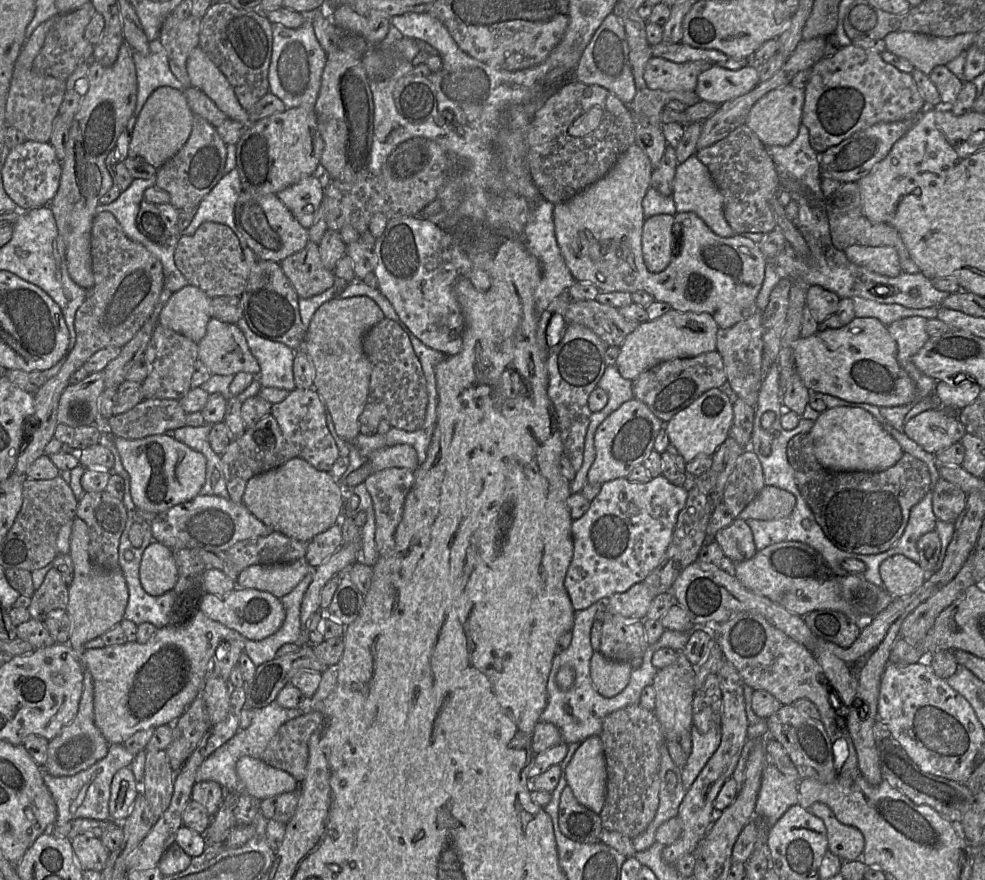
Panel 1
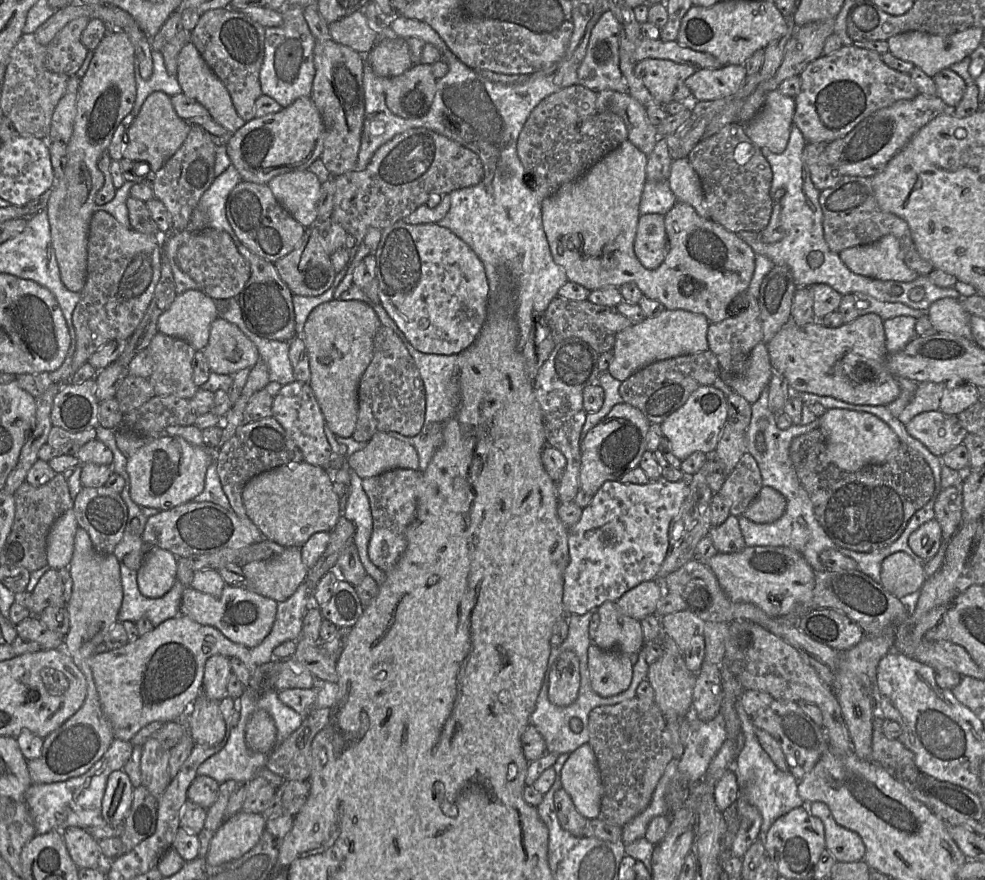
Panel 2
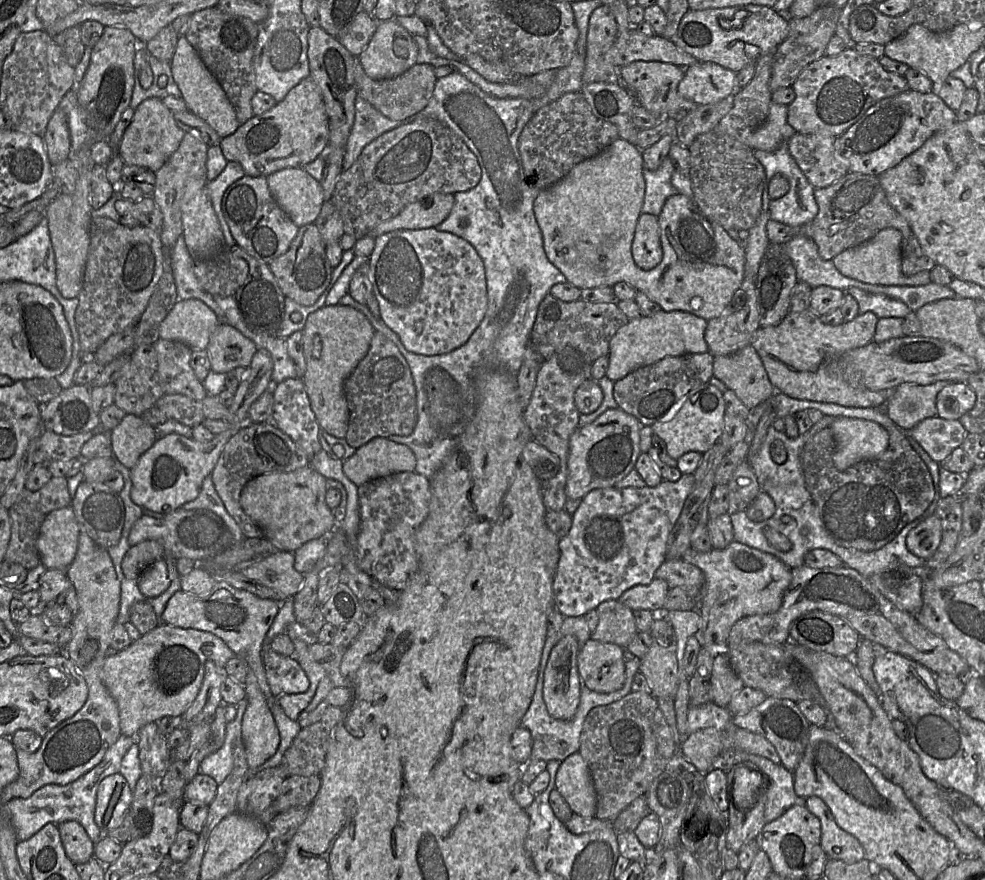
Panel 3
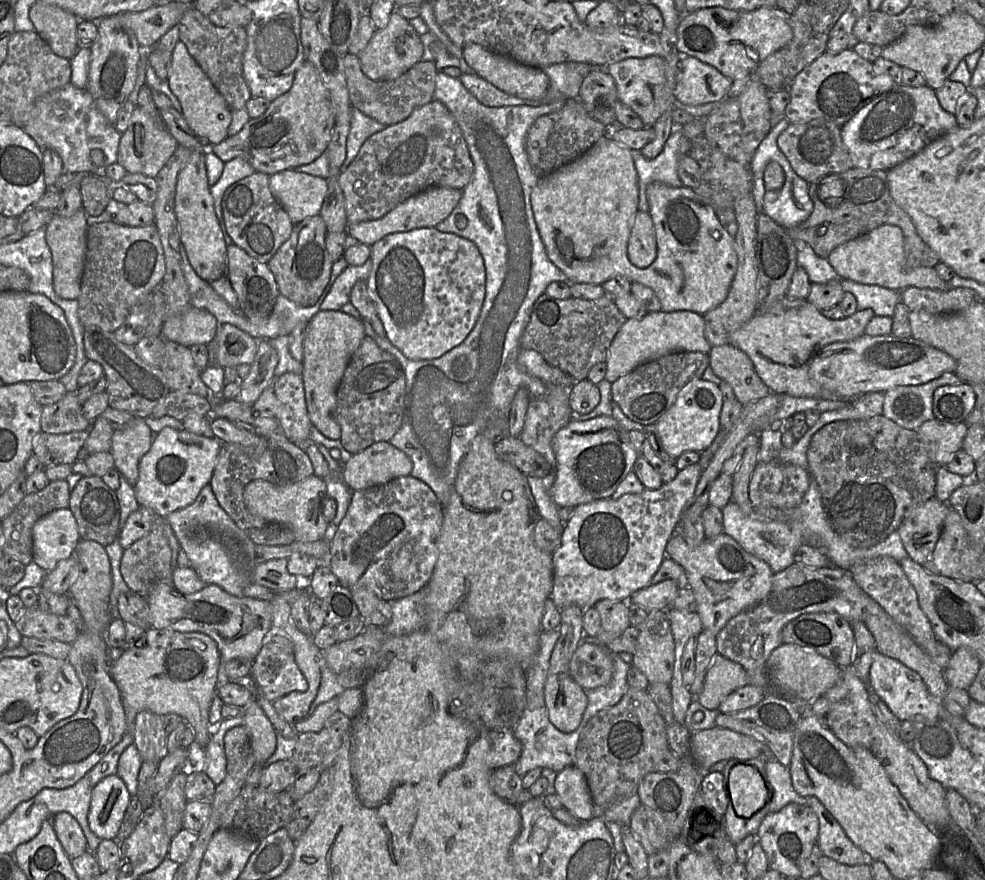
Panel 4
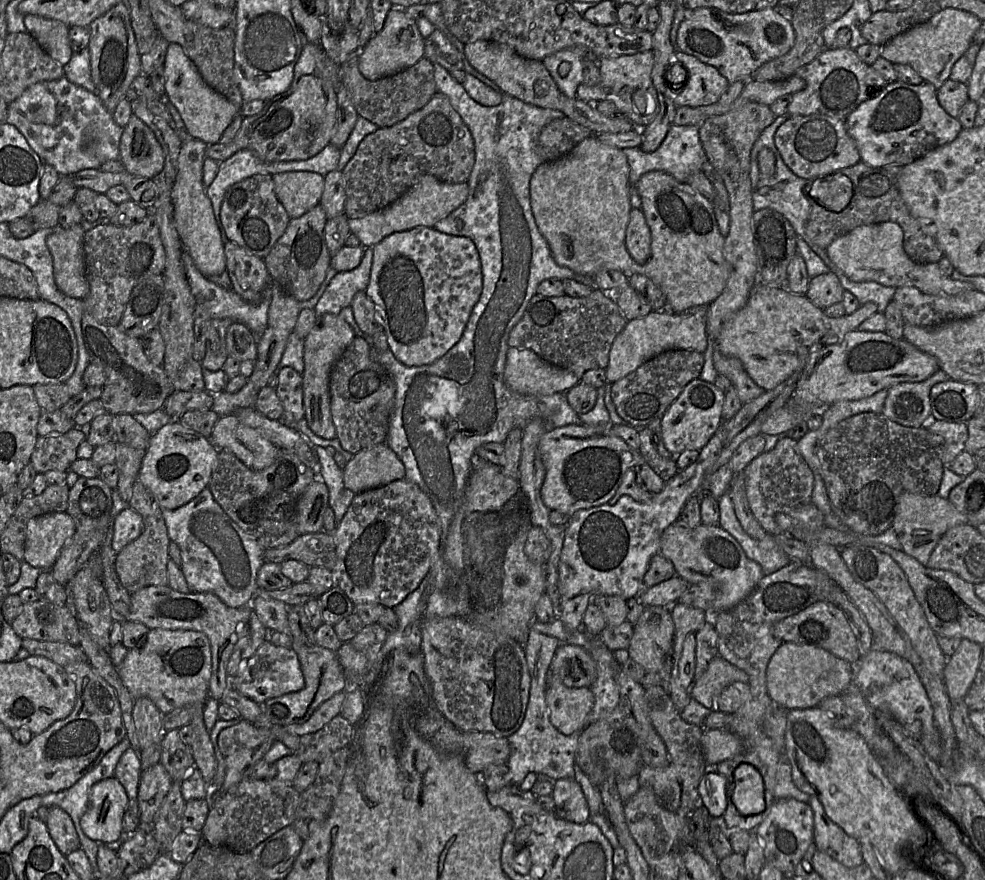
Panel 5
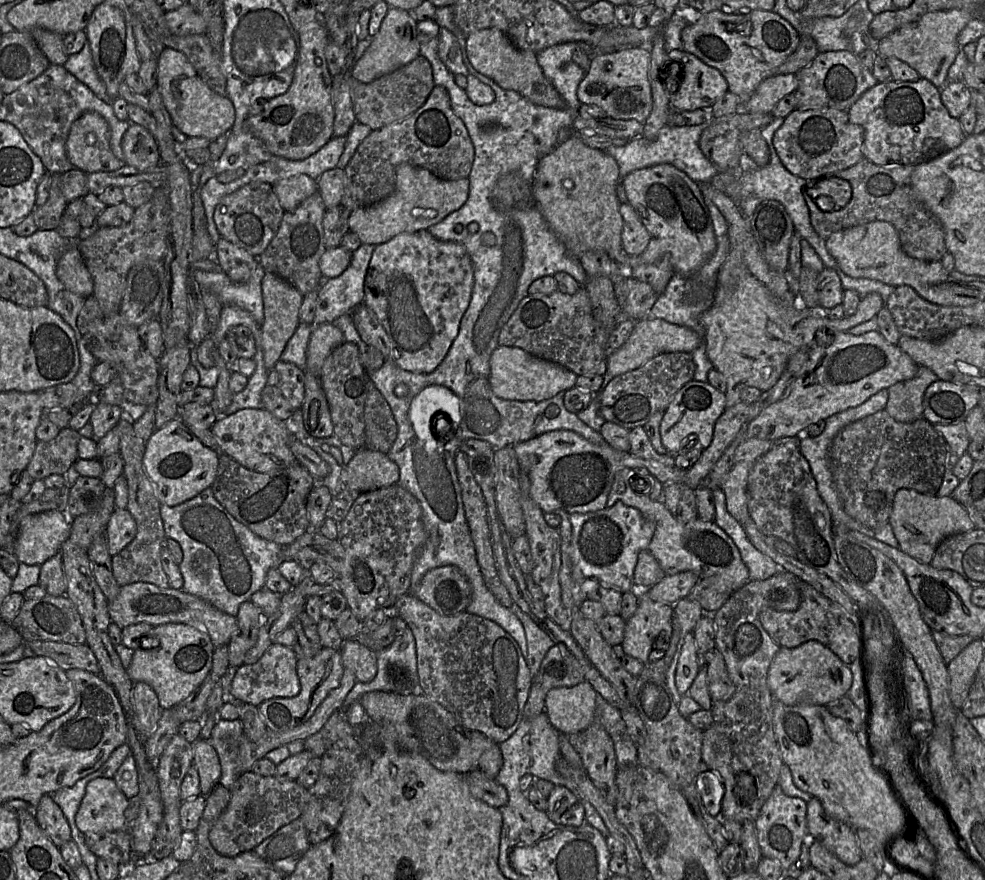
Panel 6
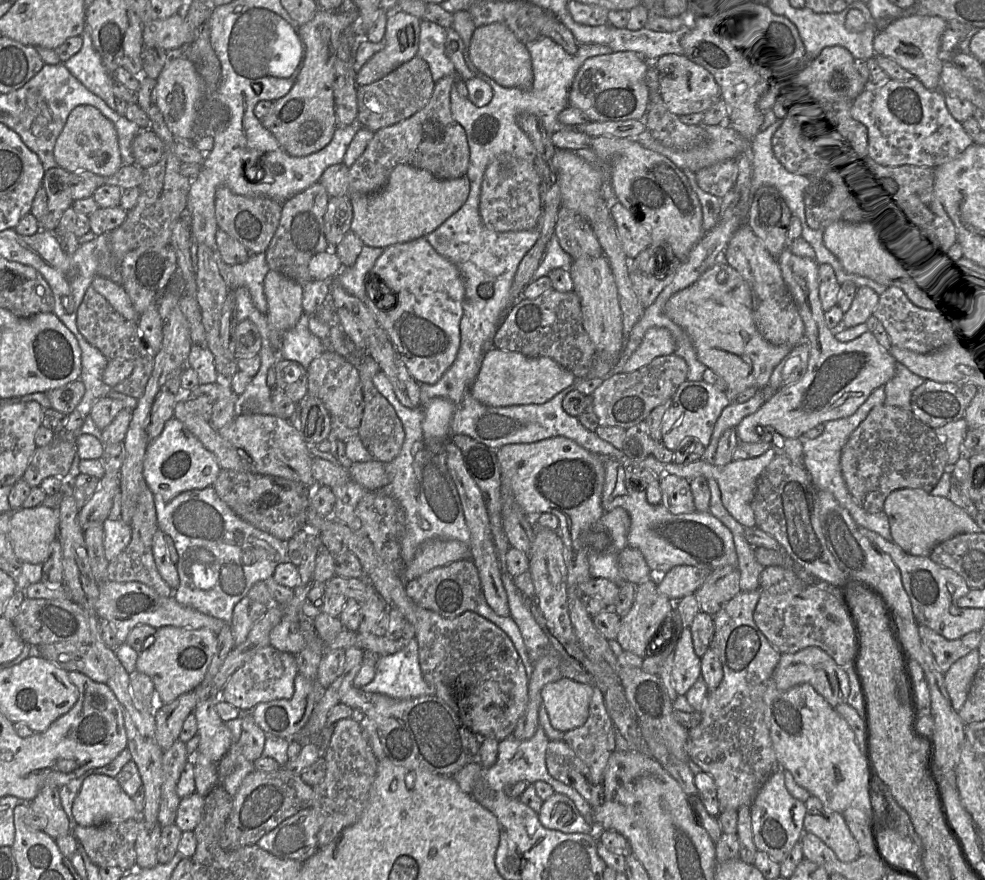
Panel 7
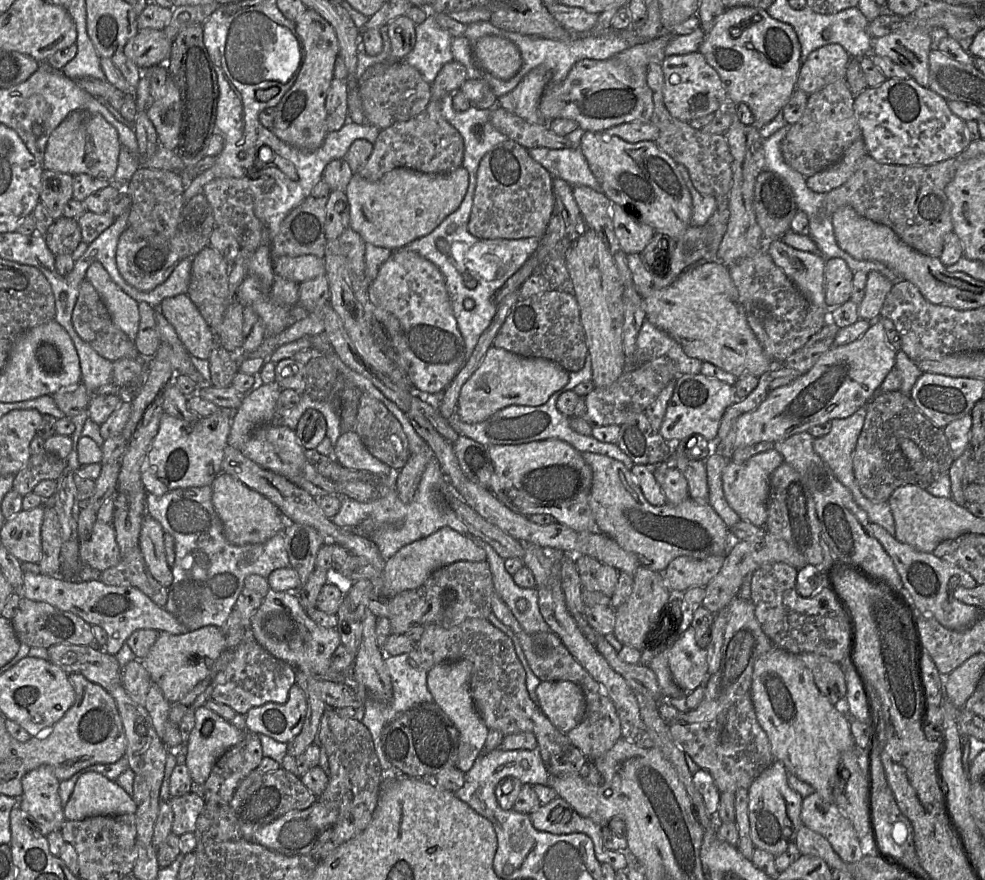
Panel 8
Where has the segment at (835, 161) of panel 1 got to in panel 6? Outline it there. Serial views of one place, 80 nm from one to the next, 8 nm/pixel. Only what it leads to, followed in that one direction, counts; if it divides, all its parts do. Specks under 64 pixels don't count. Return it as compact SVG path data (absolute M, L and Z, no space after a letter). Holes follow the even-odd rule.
M926 79L880 82L867 90L850 107L849 120L864 129L863 157L880 166L918 165L958 147L966 138L959 119L952 117L941 100L941 89Z

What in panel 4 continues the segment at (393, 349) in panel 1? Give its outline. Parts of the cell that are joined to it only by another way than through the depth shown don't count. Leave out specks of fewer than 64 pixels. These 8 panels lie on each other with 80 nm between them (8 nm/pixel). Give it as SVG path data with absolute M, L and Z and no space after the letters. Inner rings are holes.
M365 336L352 355L337 389L335 418L341 427L343 447L356 454L376 442L389 442L401 427L405 395L406 376L399 360Z

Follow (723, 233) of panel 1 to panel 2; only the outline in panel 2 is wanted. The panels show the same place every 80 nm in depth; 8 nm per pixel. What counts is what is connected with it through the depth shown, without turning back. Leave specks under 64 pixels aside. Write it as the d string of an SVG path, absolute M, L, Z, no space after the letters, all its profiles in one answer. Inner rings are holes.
M687 157L672 162L668 183L677 201L689 204L698 215L709 218L701 181Z

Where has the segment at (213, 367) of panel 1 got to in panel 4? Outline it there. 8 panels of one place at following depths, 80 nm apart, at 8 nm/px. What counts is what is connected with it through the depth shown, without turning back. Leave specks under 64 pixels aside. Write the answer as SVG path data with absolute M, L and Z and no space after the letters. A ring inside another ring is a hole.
M229 323L218 325L216 335L216 363L221 367L249 364L254 361L258 341Z

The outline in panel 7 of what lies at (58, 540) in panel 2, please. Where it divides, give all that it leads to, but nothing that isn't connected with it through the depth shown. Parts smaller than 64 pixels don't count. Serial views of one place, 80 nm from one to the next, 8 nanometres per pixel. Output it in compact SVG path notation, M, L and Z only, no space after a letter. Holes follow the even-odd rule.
M38 505L13 511L9 537L16 557L21 562L43 564L52 541L58 538L58 526L58 509Z

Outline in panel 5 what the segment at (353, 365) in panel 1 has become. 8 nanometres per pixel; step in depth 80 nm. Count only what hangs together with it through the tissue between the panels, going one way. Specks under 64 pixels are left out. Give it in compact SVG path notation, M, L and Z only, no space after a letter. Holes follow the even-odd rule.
M324 314L317 320L304 340L303 403L305 420L309 428L324 439L336 437L336 429L331 416L329 392L330 372L334 363L356 337L355 330L340 316Z

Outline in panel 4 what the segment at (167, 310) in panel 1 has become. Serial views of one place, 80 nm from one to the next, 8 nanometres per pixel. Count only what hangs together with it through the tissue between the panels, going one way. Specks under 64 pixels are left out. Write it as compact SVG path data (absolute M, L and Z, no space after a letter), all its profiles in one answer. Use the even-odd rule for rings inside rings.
M190 306L180 314L169 317L162 325L161 336L191 347L195 344L207 345L216 335L218 321L205 309Z

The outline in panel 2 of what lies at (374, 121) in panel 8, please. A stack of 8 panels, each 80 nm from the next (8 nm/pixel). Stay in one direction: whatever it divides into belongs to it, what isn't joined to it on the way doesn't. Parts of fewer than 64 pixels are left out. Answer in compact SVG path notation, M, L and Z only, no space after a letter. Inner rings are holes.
M413 65L403 74L391 78L385 96L387 107L404 119L424 116L433 102L436 80L431 65Z

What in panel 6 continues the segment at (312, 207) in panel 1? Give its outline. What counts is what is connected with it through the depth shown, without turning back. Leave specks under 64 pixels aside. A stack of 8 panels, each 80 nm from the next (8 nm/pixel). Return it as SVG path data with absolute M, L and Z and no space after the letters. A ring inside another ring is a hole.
M298 174L278 181L274 192L285 211L294 211L308 197L318 192L317 181L306 174Z

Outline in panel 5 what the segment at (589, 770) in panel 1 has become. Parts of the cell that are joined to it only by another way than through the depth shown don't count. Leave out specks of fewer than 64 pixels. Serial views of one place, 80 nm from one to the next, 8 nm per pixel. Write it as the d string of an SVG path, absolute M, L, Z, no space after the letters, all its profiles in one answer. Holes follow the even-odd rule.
M575 779L556 780L552 798L555 802L554 814L558 818L577 824L589 821L589 806L580 784Z

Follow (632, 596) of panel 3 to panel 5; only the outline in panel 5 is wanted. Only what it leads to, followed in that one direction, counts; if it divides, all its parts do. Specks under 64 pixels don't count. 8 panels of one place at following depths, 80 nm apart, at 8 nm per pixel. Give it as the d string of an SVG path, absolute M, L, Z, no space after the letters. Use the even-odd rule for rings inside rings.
M675 575L654 586L643 588L637 598L644 606L670 607L689 586L685 579Z

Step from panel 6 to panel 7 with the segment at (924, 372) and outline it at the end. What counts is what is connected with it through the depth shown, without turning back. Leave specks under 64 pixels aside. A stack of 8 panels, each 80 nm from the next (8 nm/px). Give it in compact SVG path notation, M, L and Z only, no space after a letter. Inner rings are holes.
M897 362L893 378L886 383L887 395L884 403L902 408L913 408L915 390L925 380L904 364Z

